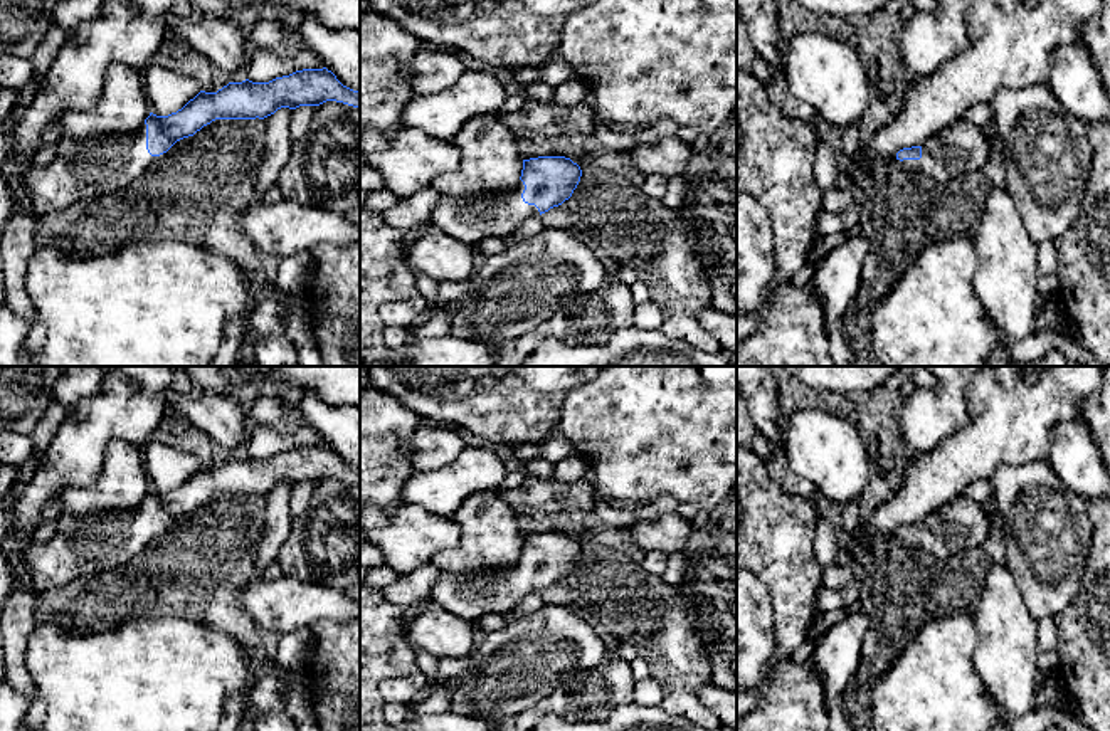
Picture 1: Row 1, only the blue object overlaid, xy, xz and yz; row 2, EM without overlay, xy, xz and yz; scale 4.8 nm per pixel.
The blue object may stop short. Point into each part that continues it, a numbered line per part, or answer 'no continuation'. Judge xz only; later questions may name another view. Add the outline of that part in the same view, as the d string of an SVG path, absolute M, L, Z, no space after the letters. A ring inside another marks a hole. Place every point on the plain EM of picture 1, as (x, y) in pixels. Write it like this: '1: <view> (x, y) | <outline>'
1: xz (471, 597) | M520 556L501 571L479 575L452 575L441 571L432 590L432 602L469 622L489 613L510 617L526 595L540 592L535 581L523 578L523 566L525 561Z

